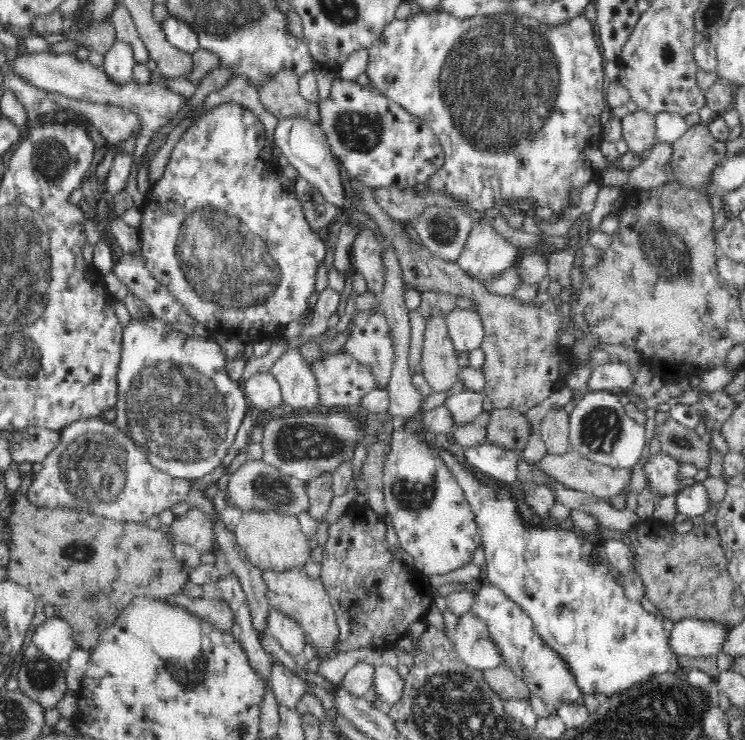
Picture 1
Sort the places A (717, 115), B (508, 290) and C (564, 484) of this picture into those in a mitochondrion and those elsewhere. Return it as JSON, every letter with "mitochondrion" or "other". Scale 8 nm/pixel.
{"A":"other","B":"other","C":"other"}

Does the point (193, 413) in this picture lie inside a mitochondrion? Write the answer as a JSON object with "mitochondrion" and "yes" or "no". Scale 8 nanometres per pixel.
{"mitochondrion":"yes"}

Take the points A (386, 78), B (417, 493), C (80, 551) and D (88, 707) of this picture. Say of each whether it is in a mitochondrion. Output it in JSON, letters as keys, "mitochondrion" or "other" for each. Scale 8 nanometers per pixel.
{"A":"other","B":"mitochondrion","C":"mitochondrion","D":"other"}

